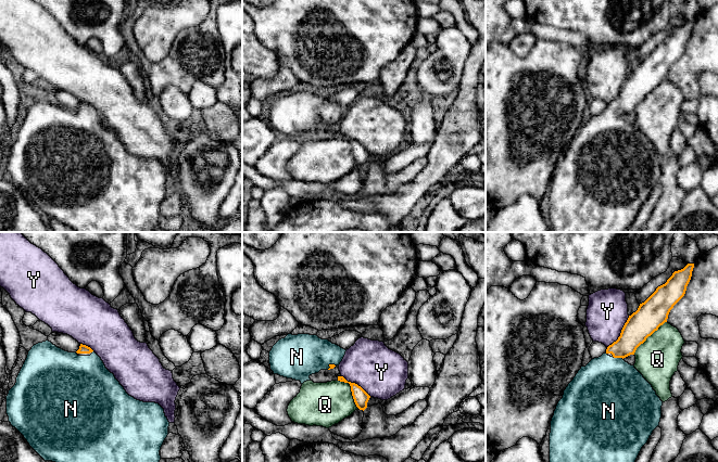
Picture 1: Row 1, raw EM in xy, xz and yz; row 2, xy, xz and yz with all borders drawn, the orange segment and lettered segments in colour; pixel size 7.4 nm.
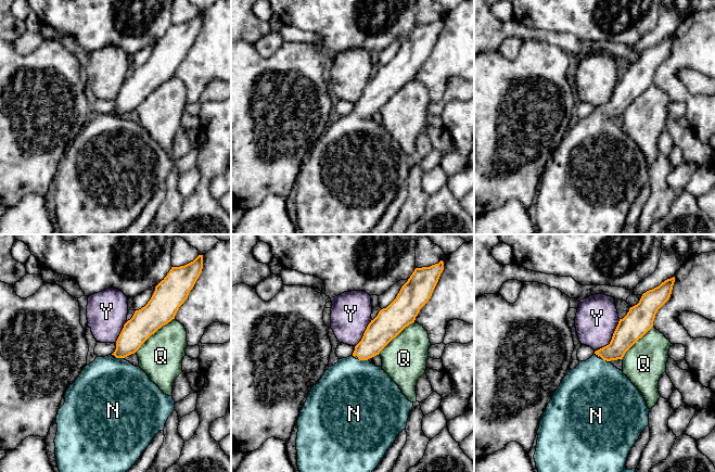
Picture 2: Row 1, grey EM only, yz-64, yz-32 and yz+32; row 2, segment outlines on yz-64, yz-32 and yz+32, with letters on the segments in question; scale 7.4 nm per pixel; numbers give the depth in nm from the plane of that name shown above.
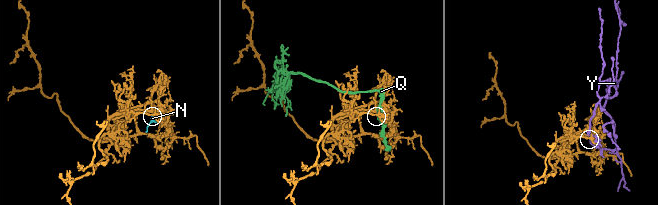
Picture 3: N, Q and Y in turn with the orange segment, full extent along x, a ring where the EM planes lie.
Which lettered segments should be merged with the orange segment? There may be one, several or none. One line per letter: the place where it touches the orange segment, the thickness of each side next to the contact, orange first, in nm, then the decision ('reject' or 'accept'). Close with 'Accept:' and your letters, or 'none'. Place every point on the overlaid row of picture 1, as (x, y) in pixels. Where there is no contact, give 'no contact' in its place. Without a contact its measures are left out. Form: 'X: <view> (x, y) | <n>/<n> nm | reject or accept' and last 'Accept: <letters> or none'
N: yz (618, 357) | 200/480 nm | accept
Q: yz (649, 335) | 220/320 nm | reject
Y: yz (621, 332) | 220/300 nm | reject
Accept: N

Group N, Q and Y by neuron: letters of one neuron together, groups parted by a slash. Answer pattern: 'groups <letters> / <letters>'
groups N / Q / Y

